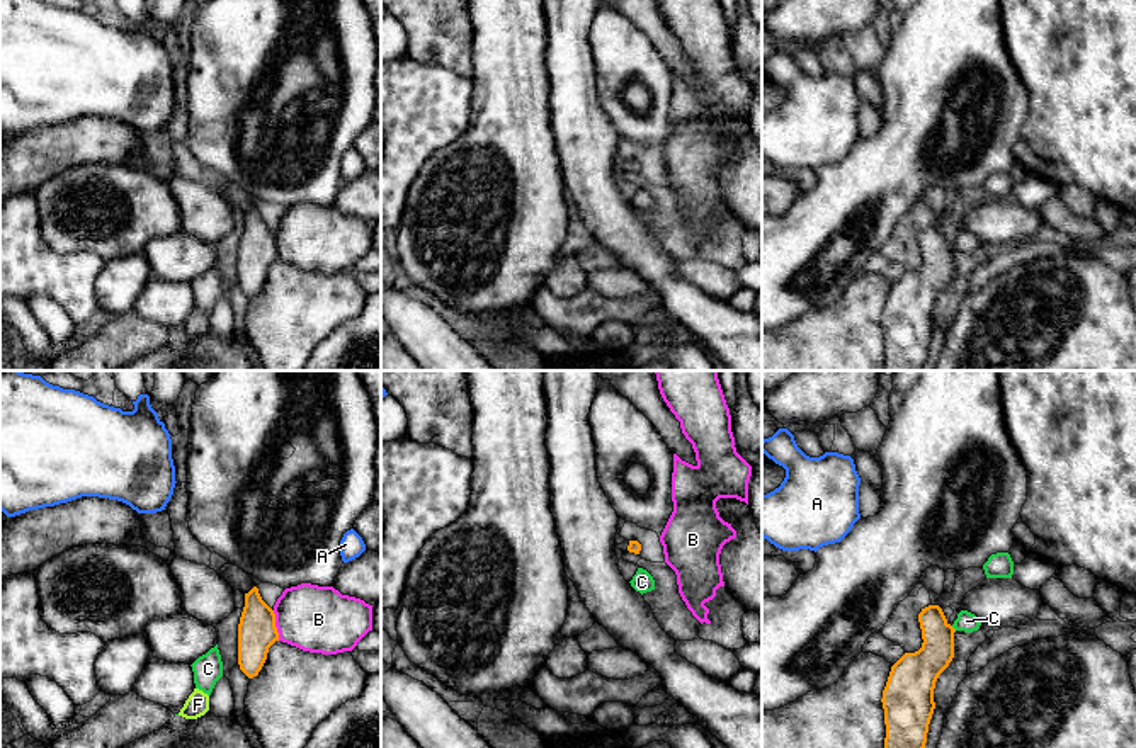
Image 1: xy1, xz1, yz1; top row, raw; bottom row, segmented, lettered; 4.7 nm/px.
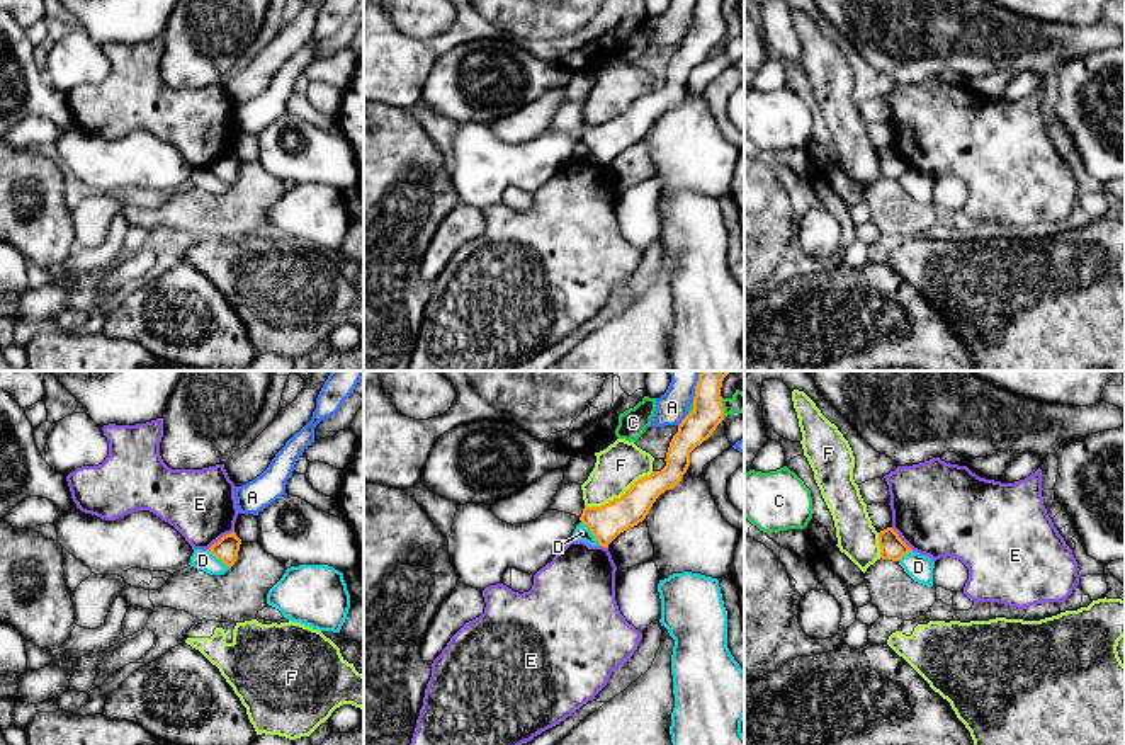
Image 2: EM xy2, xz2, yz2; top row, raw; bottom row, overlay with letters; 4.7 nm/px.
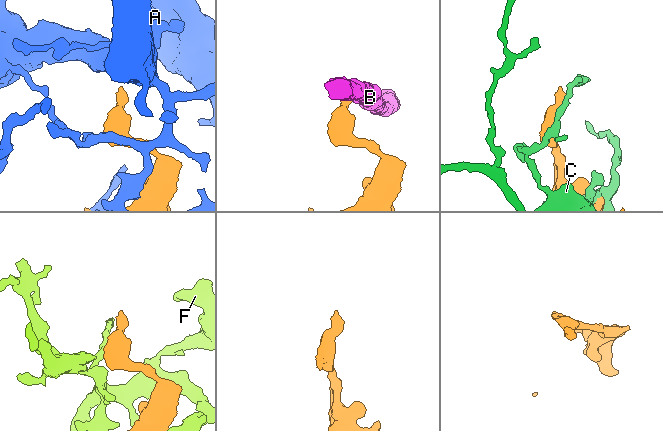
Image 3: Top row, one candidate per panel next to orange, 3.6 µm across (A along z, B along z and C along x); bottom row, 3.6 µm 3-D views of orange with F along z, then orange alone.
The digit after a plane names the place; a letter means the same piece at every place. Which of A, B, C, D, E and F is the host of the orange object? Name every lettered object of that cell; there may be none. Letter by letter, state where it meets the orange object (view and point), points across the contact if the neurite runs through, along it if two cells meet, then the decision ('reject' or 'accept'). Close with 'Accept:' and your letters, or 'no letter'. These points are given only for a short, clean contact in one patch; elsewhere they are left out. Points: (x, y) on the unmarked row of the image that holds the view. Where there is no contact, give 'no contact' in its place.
A: meets orange in xz2 at (682, 39); reject
B: meets orange in xy1 at (274, 245); border along xy1 (272, 230), (279, 259); reject
C: meets orange in yz1 at (953, 247); reject
D: meets orange in xz2 at (592, 152); border along xz2 (582, 140), (600, 164); reject
E: meets orange in xy2 at (221, 157); border along xy2 (233, 148), (208, 169); reject
F: meets orange in xz2 at (621, 116); border along xz2 (653, 90), (638, 97), (619, 116), (600, 125), (585, 125); reject
Accept: no letter

